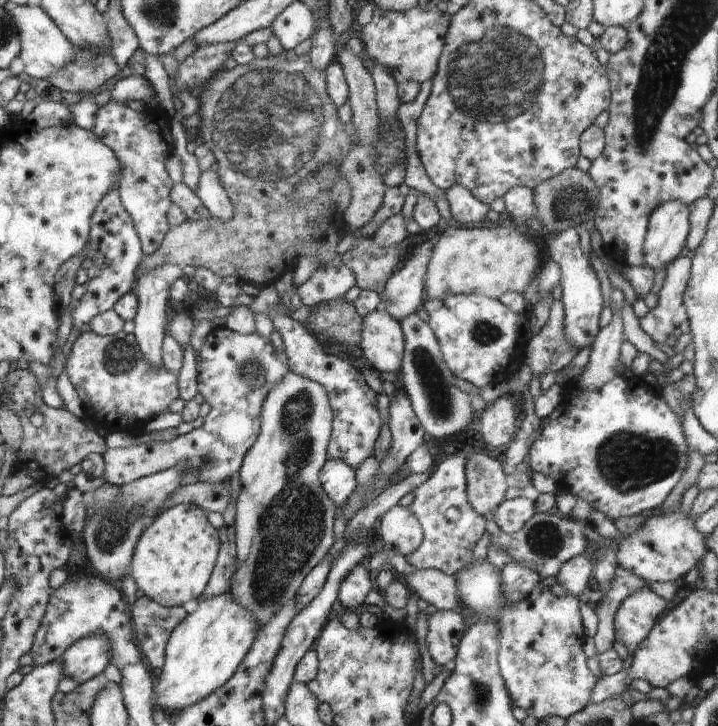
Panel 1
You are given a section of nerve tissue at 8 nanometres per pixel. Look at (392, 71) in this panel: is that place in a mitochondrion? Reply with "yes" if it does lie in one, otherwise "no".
no

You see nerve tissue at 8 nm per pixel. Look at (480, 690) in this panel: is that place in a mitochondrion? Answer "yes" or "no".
yes

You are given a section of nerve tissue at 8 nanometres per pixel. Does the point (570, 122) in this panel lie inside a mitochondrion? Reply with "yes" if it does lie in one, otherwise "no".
no

